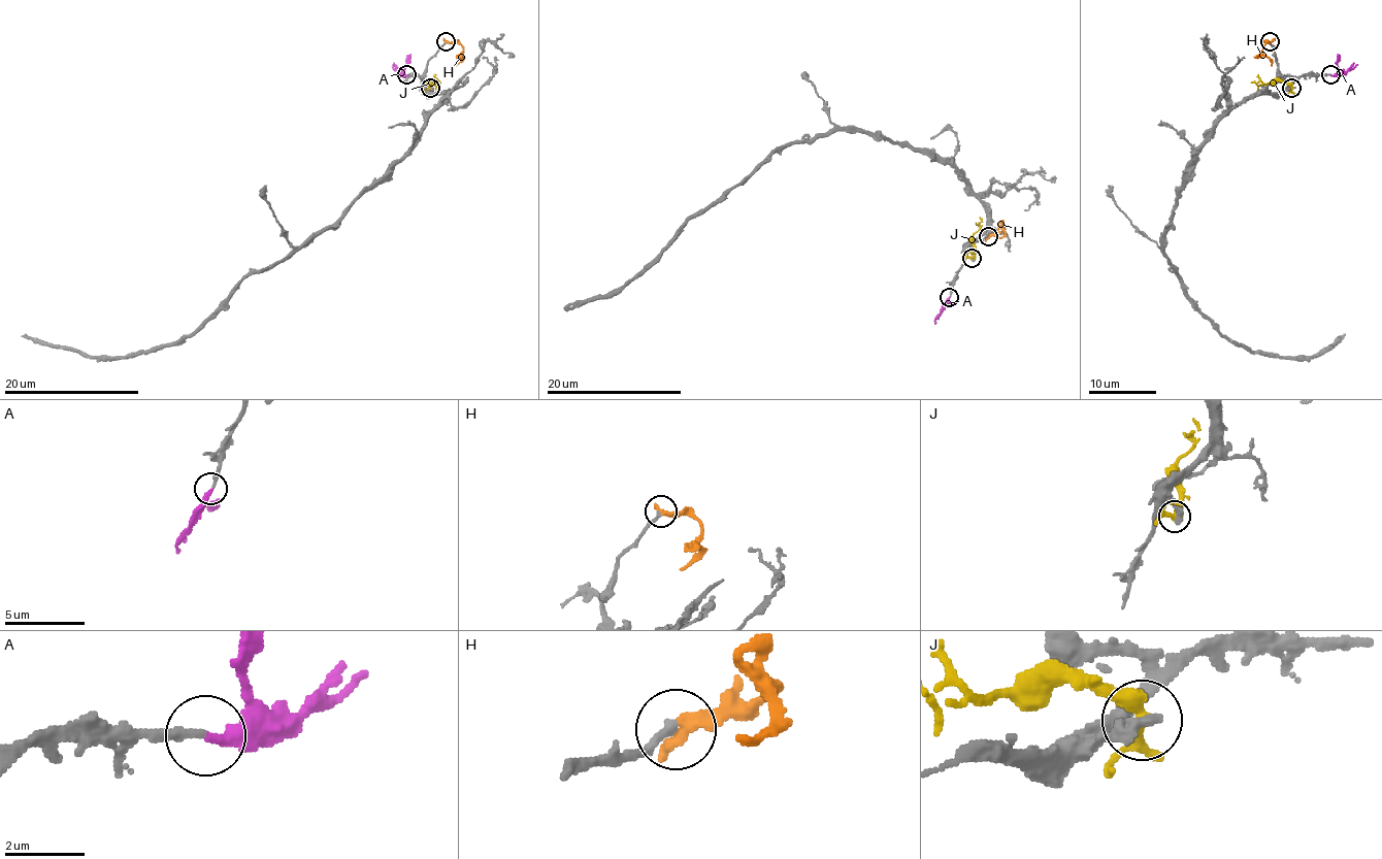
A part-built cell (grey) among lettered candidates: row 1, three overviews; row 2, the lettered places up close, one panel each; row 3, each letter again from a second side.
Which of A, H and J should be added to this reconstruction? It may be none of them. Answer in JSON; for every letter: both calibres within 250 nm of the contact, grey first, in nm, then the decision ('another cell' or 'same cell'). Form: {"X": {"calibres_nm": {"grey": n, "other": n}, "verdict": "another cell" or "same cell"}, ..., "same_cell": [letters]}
{"A": {"calibres_nm": {"grey": 220, "other": 300}, "verdict": "same cell"}, "H": {"calibres_nm": {"grey": 240, "other": 360}, "verdict": "another cell"}, "J": {"calibres_nm": {"grey": 360, "other": 280}, "verdict": "another cell"}, "same_cell": ["A"]}

